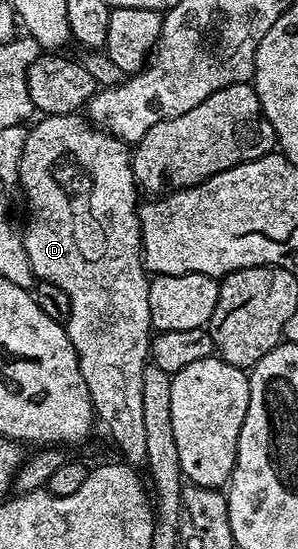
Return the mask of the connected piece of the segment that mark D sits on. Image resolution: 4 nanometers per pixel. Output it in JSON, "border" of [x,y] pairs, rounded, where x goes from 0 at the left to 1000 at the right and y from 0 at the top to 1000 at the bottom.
{"border":[[[262,208],[141,211],[131,217],[131,226],[114,235],[104,231],[87,242],[81,273],[54,315],[54,328],[74,333],[74,350],[87,355],[87,364],[101,370],[104,379],[101,410],[81,415],[74,439],[117,505],[138,515],[201,521],[201,528],[215,528],[215,536],[228,536],[235,570],[215,596],[262,647],[268,681],[295,703],[295,718],[309,725],[319,760],[336,767],[339,778],[342,772],[356,778],[359,791],[383,800],[383,809],[396,814],[399,827],[409,829],[399,832],[440,849],[477,849],[487,847],[497,827],[483,800],[483,674],[497,668],[510,599],[503,596],[503,566],[497,565],[503,510],[477,479],[477,408],[463,403],[470,372],[463,350],[470,352],[470,342],[450,324],[450,295],[430,264],[409,255],[393,255],[376,244],[342,239],[339,233],[315,231],[299,217],[275,213],[272,219],[268,213],[272,209]]]}

